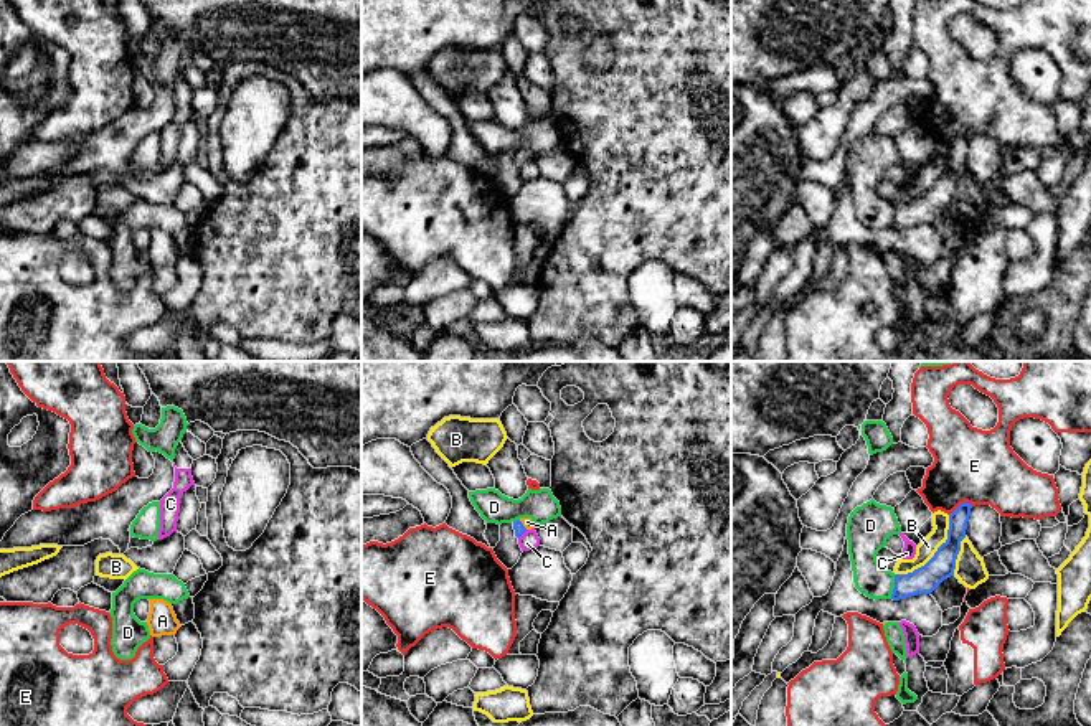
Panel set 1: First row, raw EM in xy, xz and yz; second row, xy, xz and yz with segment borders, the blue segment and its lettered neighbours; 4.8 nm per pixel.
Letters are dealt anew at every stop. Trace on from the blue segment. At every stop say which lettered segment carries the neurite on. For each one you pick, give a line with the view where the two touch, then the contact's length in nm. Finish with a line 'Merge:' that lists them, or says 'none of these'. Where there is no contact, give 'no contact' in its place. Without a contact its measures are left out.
A: meets blue in xz; contact 60 nm long
Merge: A

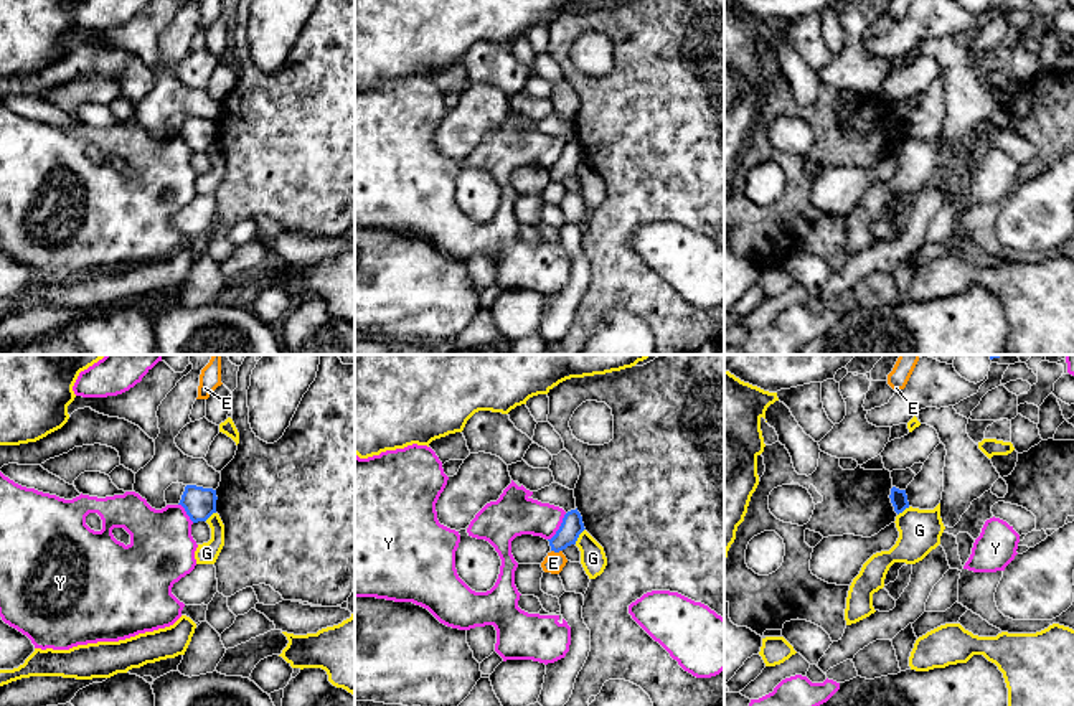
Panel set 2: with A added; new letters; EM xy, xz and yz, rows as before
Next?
Merge: none of these

